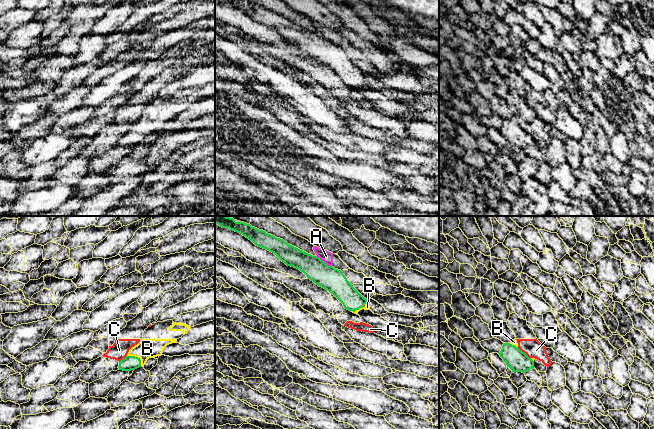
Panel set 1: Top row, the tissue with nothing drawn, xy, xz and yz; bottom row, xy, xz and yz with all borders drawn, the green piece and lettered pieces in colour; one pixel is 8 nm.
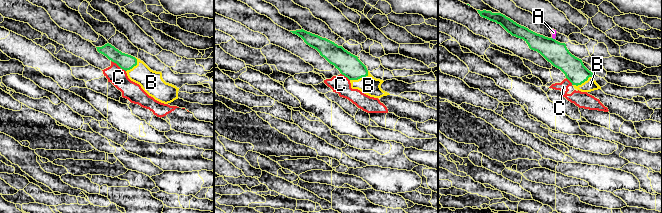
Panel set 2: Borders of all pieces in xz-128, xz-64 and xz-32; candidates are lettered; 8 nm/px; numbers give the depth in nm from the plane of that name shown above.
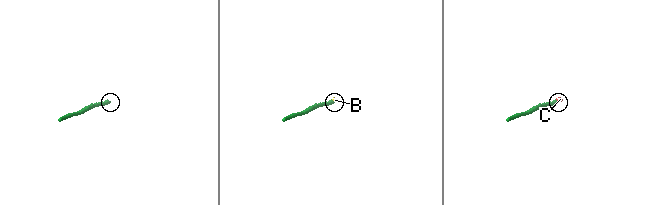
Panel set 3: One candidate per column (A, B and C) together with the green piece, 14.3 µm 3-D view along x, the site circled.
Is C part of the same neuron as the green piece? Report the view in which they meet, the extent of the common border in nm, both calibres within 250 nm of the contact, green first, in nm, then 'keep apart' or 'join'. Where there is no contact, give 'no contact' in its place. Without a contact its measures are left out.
contact in yz; length 140 nm; calibres 170 and 150 nm; keep apart

